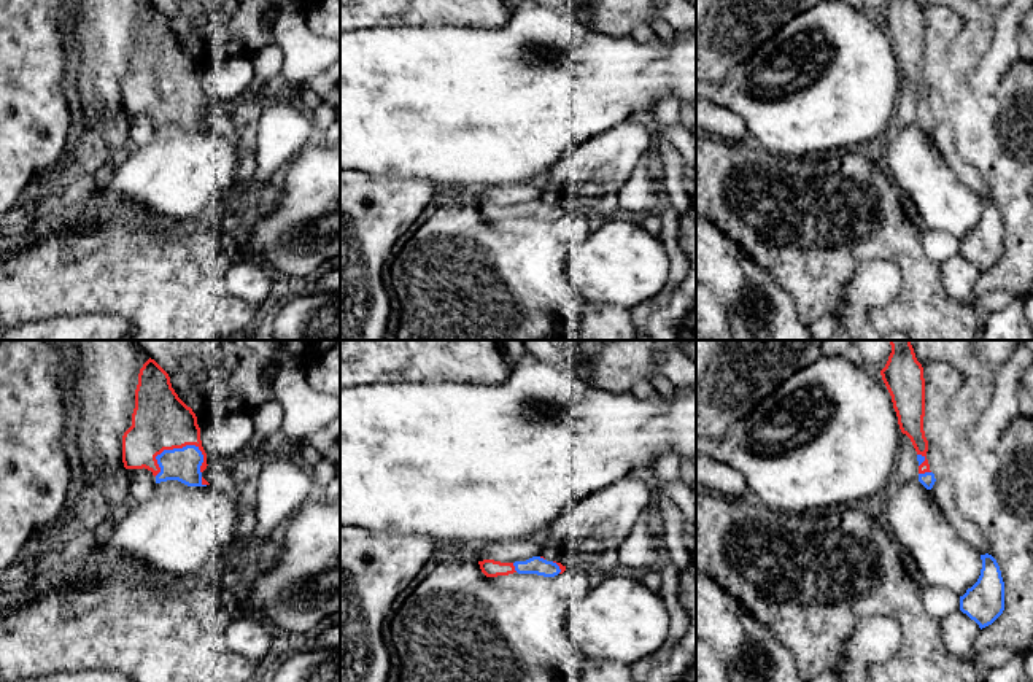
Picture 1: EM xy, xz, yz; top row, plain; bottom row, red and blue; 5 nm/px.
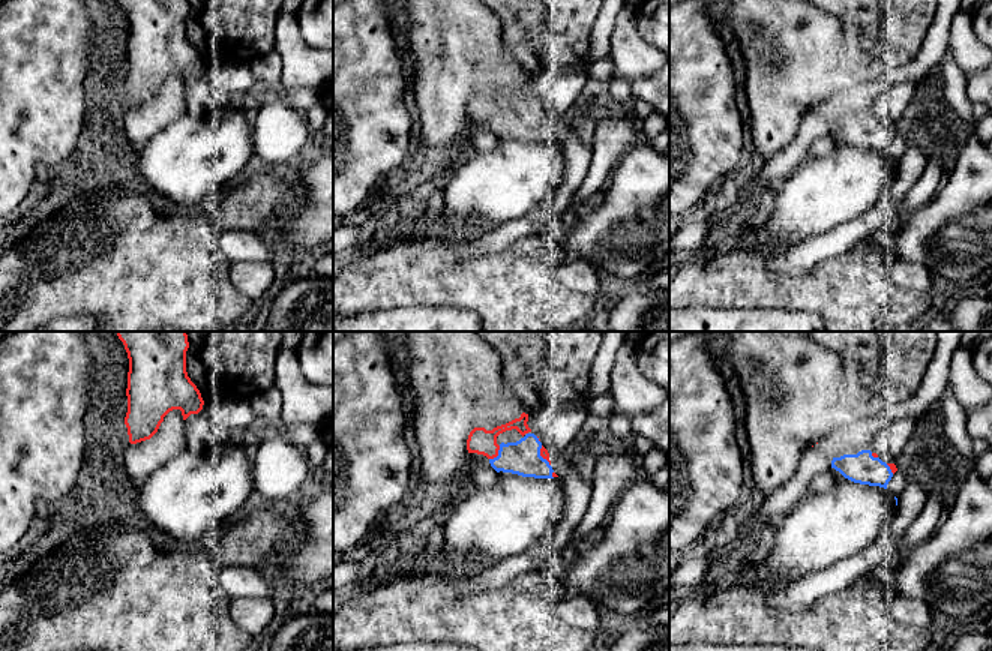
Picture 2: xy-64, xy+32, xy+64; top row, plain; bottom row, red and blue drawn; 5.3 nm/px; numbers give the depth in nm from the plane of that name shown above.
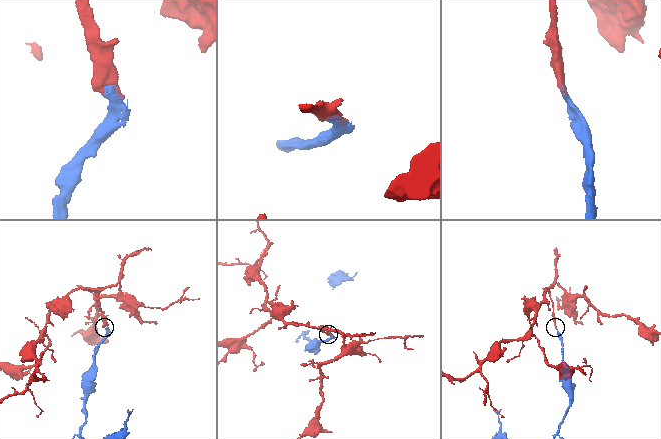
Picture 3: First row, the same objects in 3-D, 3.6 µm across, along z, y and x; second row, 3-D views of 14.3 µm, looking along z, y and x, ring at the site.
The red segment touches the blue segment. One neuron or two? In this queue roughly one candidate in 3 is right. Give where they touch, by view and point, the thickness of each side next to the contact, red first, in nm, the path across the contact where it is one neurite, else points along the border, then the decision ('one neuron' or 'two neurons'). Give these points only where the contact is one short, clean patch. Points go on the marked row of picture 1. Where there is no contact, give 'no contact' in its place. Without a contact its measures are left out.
meets red in xy at (170, 449); 300 nm thick on the red side, 170 nm on the other; runs through xy (161, 420), (164, 437), (170, 449), (183, 464); one neuron

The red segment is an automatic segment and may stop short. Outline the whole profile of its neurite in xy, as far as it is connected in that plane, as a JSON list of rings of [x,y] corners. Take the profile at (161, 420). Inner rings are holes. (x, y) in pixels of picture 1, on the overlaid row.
[[[151,358],[138,374],[132,426],[122,436],[122,463],[126,469],[151,471],[156,483],[210,485],[202,477],[208,464],[197,417]]]

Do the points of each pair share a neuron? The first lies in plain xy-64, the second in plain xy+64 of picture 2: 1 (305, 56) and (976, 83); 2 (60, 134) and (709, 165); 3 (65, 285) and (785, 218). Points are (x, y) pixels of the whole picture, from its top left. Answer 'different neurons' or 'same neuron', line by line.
1: different neurons
2: same neuron
3: different neurons

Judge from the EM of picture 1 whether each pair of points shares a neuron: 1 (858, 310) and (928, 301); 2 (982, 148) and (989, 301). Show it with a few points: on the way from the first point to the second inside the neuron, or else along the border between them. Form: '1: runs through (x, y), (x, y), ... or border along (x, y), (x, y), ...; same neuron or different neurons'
1: border along (900, 275), (900, 291), (870, 313), (870, 323); different neurons
2: border along (1013, 296), (1003, 291), (989, 291), (978, 301); different neurons

